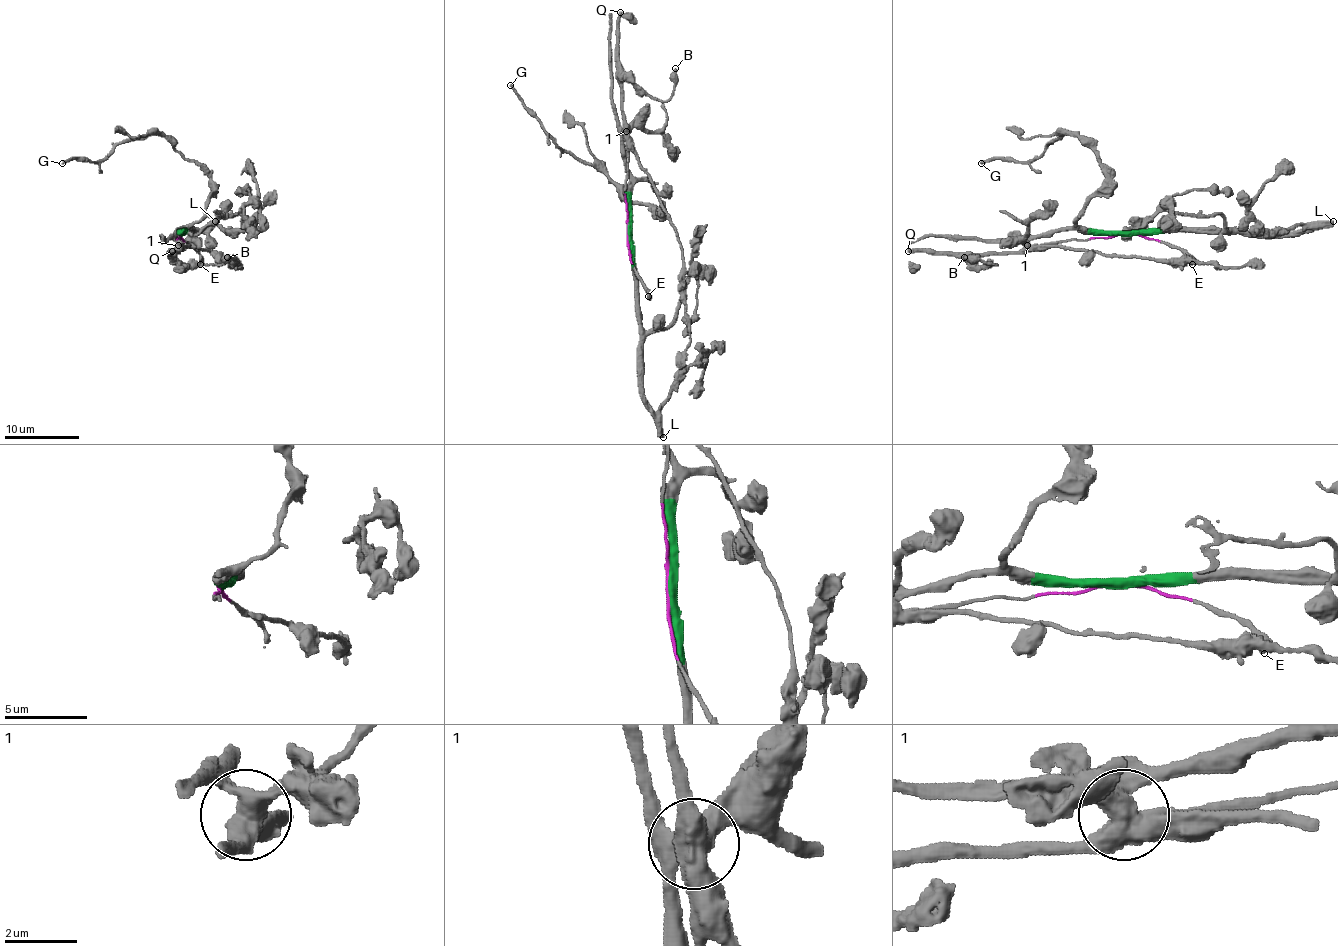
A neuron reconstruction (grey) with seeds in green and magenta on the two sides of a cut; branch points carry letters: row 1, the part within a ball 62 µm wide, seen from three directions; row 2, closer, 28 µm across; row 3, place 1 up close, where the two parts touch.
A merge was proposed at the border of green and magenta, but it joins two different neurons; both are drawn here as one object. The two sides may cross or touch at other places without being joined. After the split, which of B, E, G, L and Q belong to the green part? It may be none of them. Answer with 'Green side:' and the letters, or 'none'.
Green side: G, L

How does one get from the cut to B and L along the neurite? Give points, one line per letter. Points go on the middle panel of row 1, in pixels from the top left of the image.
B: (626, 229), (624, 196), (628, 148), (623, 122), (623, 81), (628, 79), (665, 101), (673, 92), (675, 68)
L: (628, 229), (636, 317), (639, 326), (641, 400), (663, 437)

